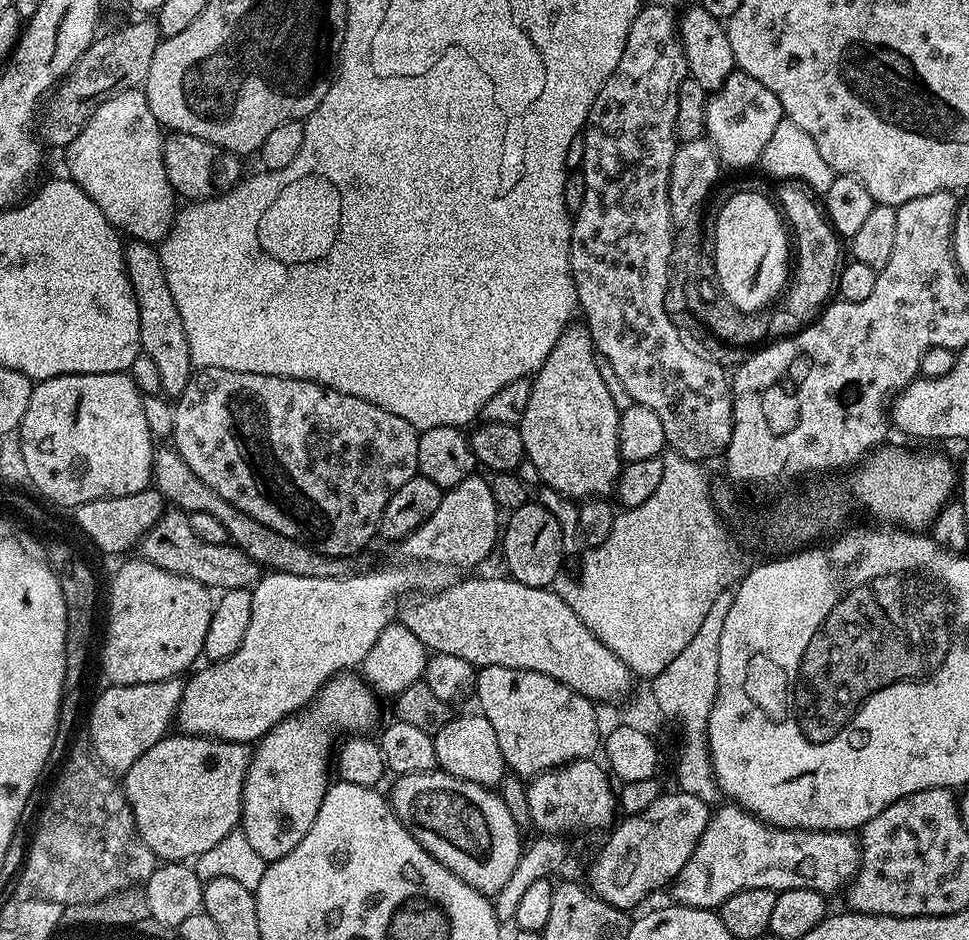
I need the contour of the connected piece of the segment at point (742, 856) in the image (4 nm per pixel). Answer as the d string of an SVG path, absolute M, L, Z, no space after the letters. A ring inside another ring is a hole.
M724 802L719 805L712 813L712 820L706 826L706 830L702 834L702 838L698 842L698 846L694 850L694 854L690 854L690 858L686 862L686 866L682 866L682 870L676 876L674 883L671 885L671 899L677 904L685 904L691 908L710 908L719 909L721 904L726 902L726 898L730 898L734 894L738 894L742 890L770 890L774 893L789 892L790 890L798 890L799 888L809 888L815 892L823 892L831 894L845 887L856 875L860 868L860 846L855 835L846 832L807 832L801 828L776 828L772 824L767 824L764 820L759 820L751 812L747 812L745 808L741 808L735 802Z

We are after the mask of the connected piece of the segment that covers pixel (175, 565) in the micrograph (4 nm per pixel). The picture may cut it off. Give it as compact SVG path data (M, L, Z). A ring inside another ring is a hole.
M165 510L160 515L158 522L154 522L154 526L150 526L150 530L141 538L138 552L154 566L162 566L162 570L170 570L170 574L194 578L194 582L202 582L209 590L251 589L262 575L260 565L235 544L202 542L202 538L198 538L190 526L189 513L179 510Z

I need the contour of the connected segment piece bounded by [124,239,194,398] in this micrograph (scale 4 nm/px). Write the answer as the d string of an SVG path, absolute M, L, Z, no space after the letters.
M129 239L124 245L126 274L138 302L138 330L140 331L140 351L149 356L162 377L161 391L168 398L175 398L186 390L194 375L194 365L190 358L190 346L186 342L186 326L182 326L182 314L170 295L170 285L166 282L166 270L162 270L162 258L157 245L141 240Z

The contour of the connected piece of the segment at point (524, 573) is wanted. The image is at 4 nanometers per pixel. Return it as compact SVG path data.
M529 502L520 509L512 510L502 528L502 552L504 548L507 575L535 588L555 585L561 575L560 563L566 559L564 538L558 518L554 518L554 514L550 514L550 510L543 508L539 502Z

